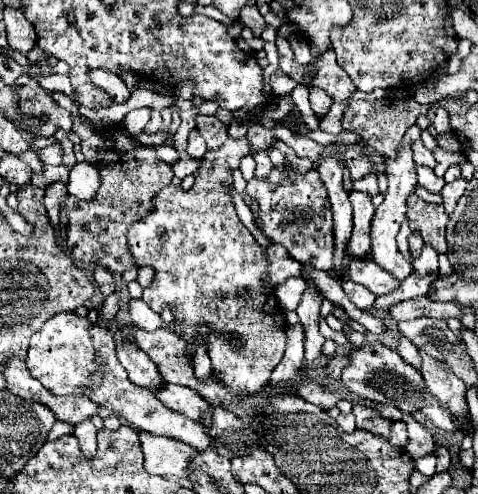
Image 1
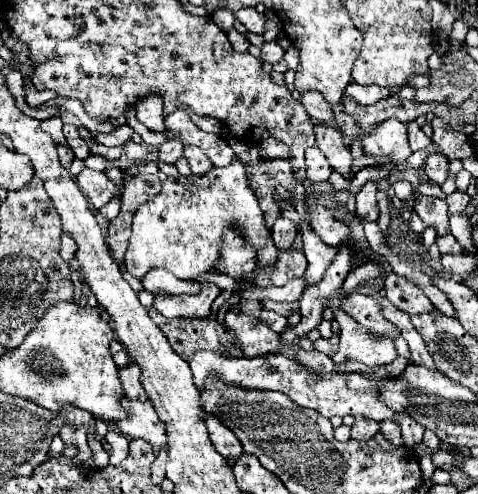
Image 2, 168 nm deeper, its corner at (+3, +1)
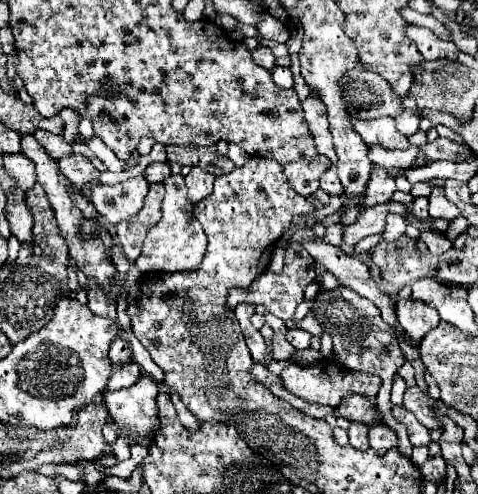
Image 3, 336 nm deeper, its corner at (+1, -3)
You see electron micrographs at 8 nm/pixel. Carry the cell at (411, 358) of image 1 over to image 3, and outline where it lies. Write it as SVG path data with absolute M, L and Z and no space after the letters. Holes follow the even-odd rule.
M396 374L396 376L394 376L394 384L392 384L392 404L396 404L396 406L402 404L404 390L406 390L406 384L404 384L404 380Z

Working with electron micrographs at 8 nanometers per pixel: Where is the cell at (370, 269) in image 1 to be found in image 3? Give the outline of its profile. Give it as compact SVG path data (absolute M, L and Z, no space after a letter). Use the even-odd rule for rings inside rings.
M398 300L398 322L404 328L404 332L420 342L430 330L434 330L440 324L440 316L434 308L428 304L422 304L418 300Z

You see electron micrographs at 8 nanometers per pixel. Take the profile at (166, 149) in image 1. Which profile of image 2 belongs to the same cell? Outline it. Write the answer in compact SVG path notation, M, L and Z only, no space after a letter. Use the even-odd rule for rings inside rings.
M132 140L126 142L126 156L128 156L128 158L140 160L140 158L146 158L146 156L150 156L150 154L152 154L152 150L150 150L146 144L136 144L136 142L132 142Z

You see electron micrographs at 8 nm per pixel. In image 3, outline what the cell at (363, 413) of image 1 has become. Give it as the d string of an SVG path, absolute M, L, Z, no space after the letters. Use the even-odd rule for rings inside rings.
M352 422L350 428L348 428L348 436L350 436L352 448L368 450L368 426L364 426L360 422Z

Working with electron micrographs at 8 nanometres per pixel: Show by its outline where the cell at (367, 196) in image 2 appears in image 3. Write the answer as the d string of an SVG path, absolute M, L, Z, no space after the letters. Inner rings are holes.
M374 168L370 178L370 188L366 190L366 206L388 202L394 192L396 192L394 176L386 168Z

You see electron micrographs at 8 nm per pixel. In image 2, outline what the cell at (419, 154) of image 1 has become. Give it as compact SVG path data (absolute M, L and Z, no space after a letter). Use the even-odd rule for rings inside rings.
M438 154L428 156L422 168L430 180L434 180L436 184L444 184L448 176L448 160L444 156L438 156Z

